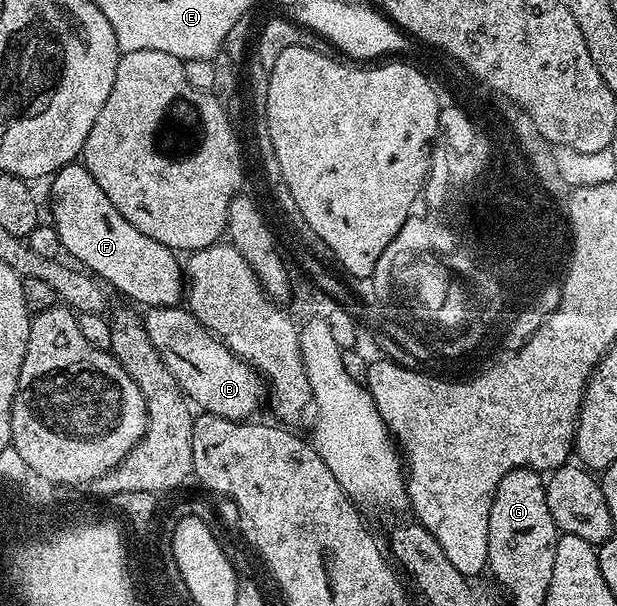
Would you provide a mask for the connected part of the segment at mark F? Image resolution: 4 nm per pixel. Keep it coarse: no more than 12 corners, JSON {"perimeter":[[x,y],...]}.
{"perimeter":[[83,162],[51,176],[60,246],[141,308],[186,291],[177,252],[138,233]]}

